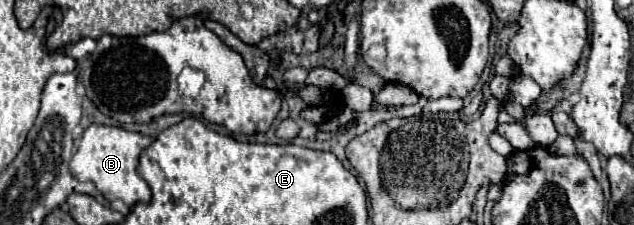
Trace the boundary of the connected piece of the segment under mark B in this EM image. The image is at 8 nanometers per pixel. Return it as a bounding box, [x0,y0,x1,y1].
[70,125,152,205]

